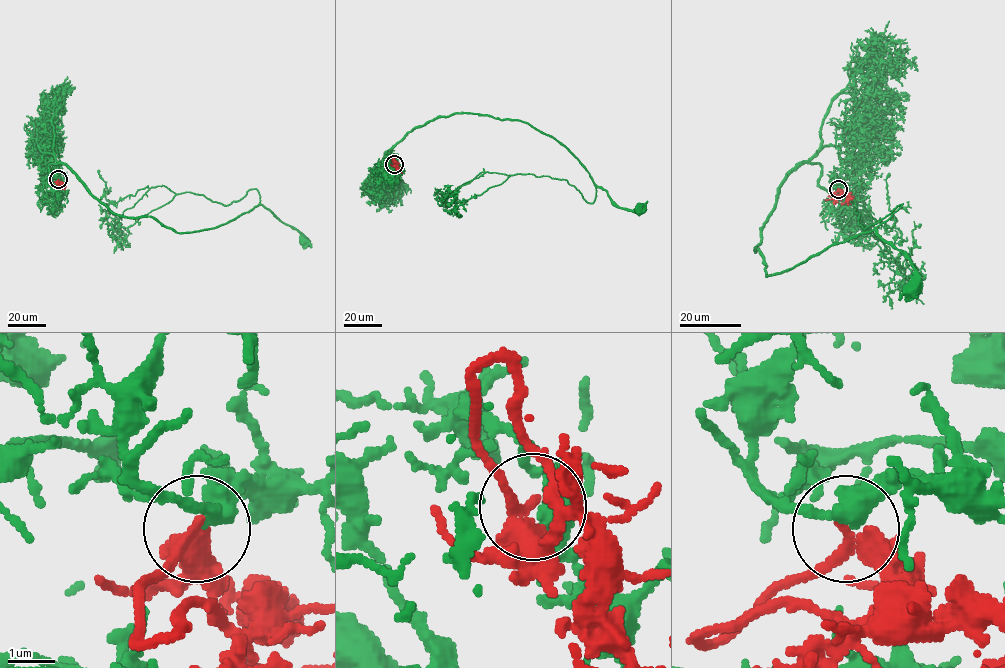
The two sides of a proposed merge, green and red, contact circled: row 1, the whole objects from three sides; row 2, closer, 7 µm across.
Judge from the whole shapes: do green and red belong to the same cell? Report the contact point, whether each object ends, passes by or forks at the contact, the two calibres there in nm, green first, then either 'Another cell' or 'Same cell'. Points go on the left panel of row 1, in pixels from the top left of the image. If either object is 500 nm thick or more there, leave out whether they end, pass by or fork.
Place: (58, 179). At the ring green passes by. At the ring red passes by. Thickness 380 nm (green) against 360 nm. Same cell

